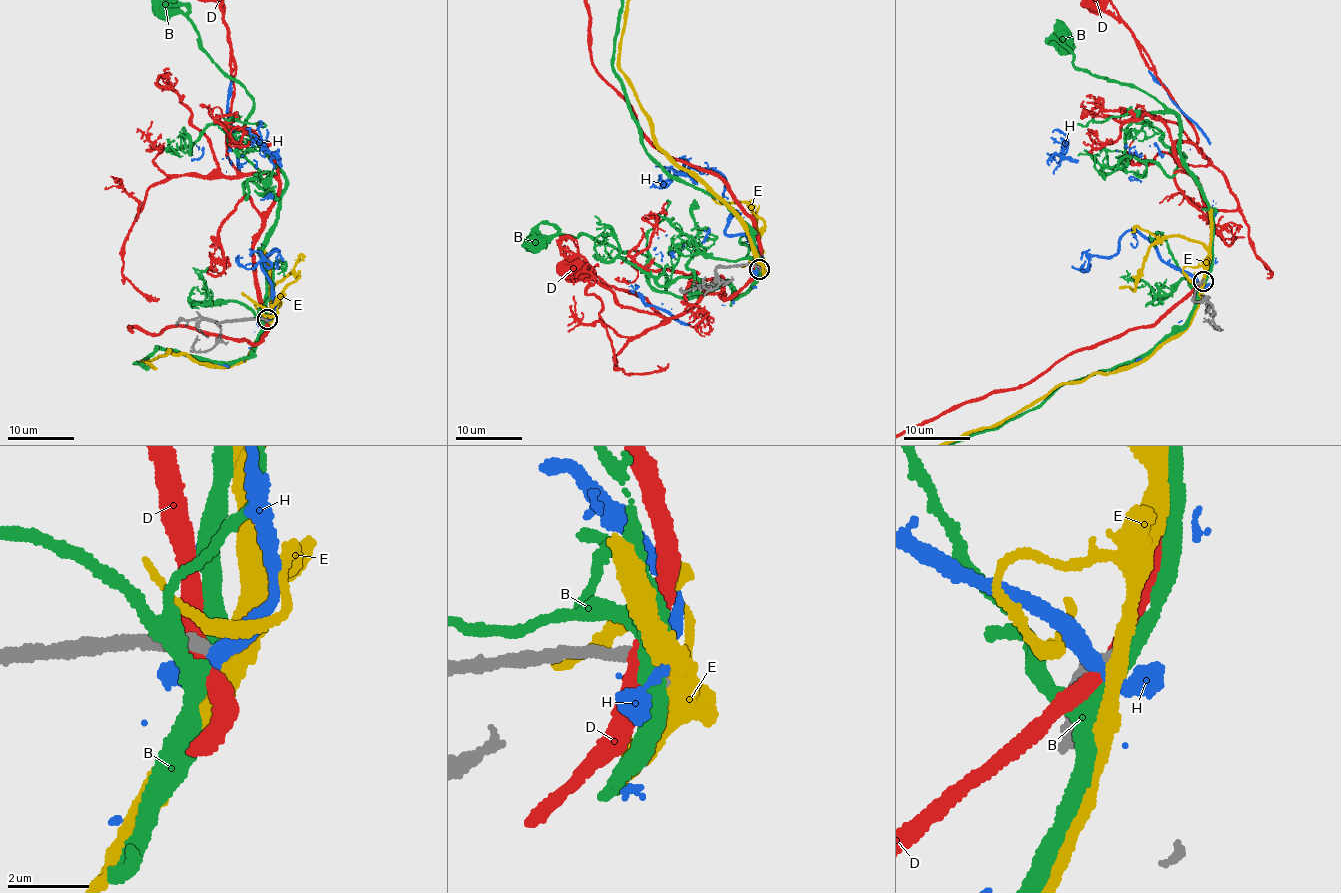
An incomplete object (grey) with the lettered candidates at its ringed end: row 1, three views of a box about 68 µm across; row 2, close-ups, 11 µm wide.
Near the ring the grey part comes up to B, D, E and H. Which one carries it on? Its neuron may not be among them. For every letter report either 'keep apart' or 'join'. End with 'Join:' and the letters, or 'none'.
B: keep apart
D: keep apart
E: keep apart
H: keep apart
Join: none

